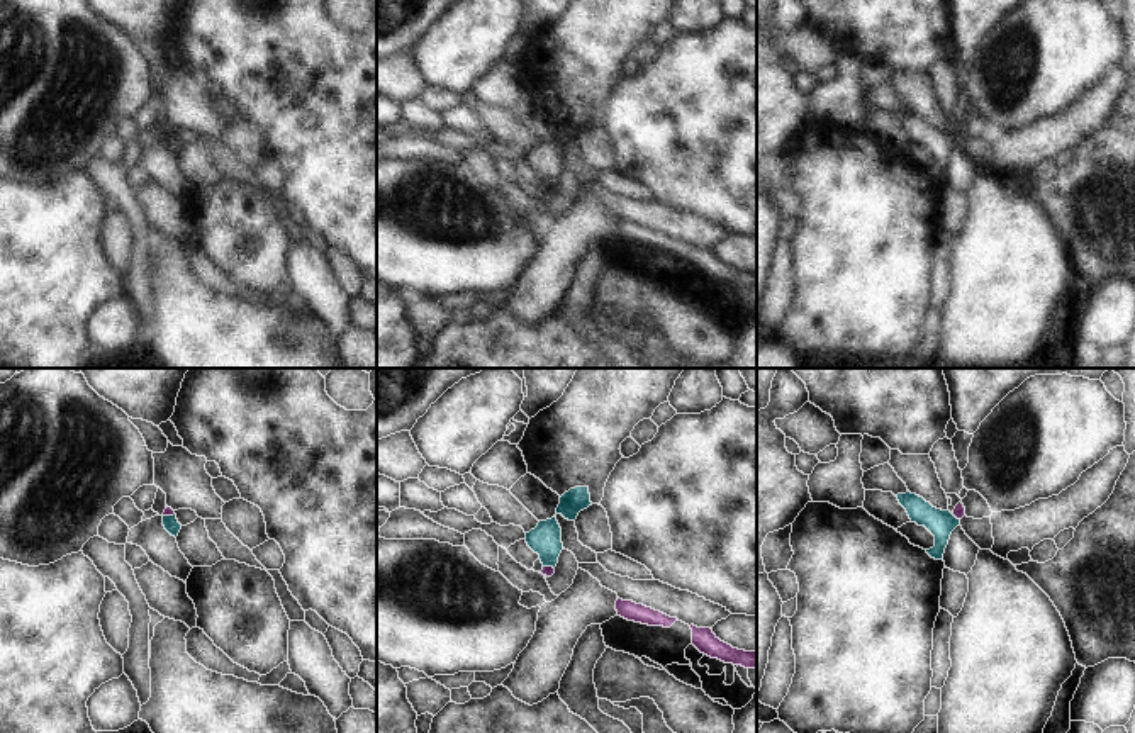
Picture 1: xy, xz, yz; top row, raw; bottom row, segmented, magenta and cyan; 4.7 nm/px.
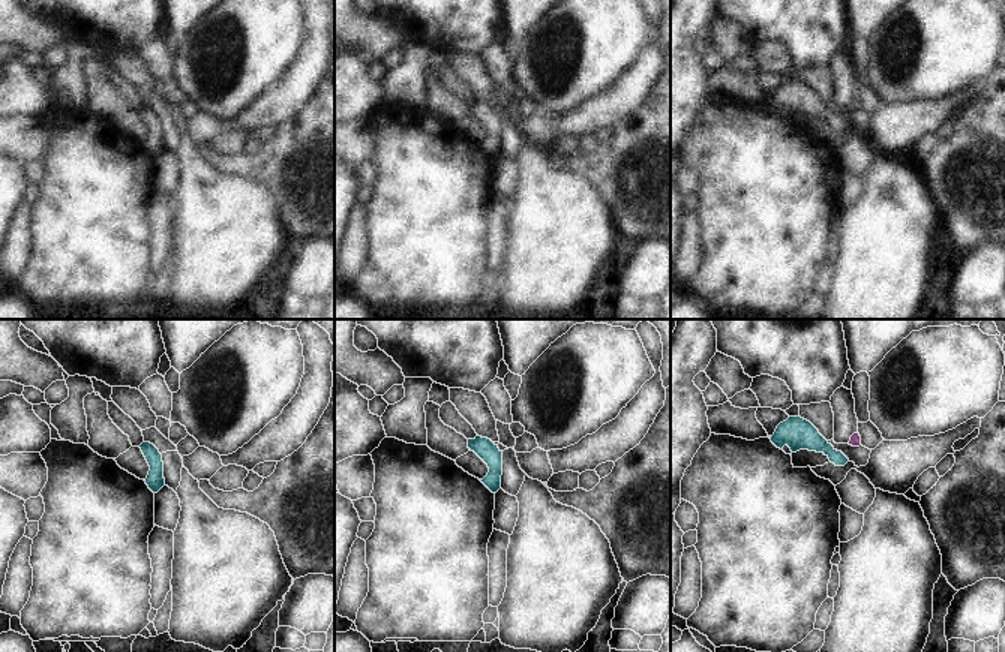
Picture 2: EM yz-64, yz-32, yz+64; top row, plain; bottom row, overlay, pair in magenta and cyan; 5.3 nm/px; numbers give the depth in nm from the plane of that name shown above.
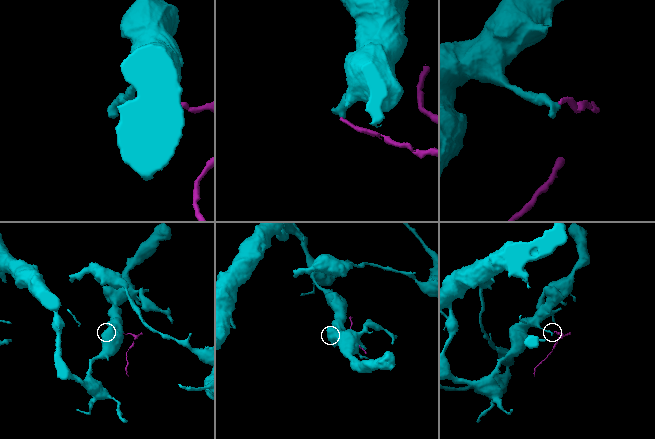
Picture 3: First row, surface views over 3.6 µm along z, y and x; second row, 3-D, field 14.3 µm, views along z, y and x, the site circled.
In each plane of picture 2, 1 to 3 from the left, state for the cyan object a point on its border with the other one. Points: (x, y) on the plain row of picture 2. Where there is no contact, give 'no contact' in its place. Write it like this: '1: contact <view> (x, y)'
1: no contact
2: no contact
3: no contact

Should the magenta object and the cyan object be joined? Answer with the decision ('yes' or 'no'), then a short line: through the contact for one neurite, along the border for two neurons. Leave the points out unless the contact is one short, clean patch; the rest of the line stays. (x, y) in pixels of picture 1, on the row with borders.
no; line xy (173, 513), (163, 516)

